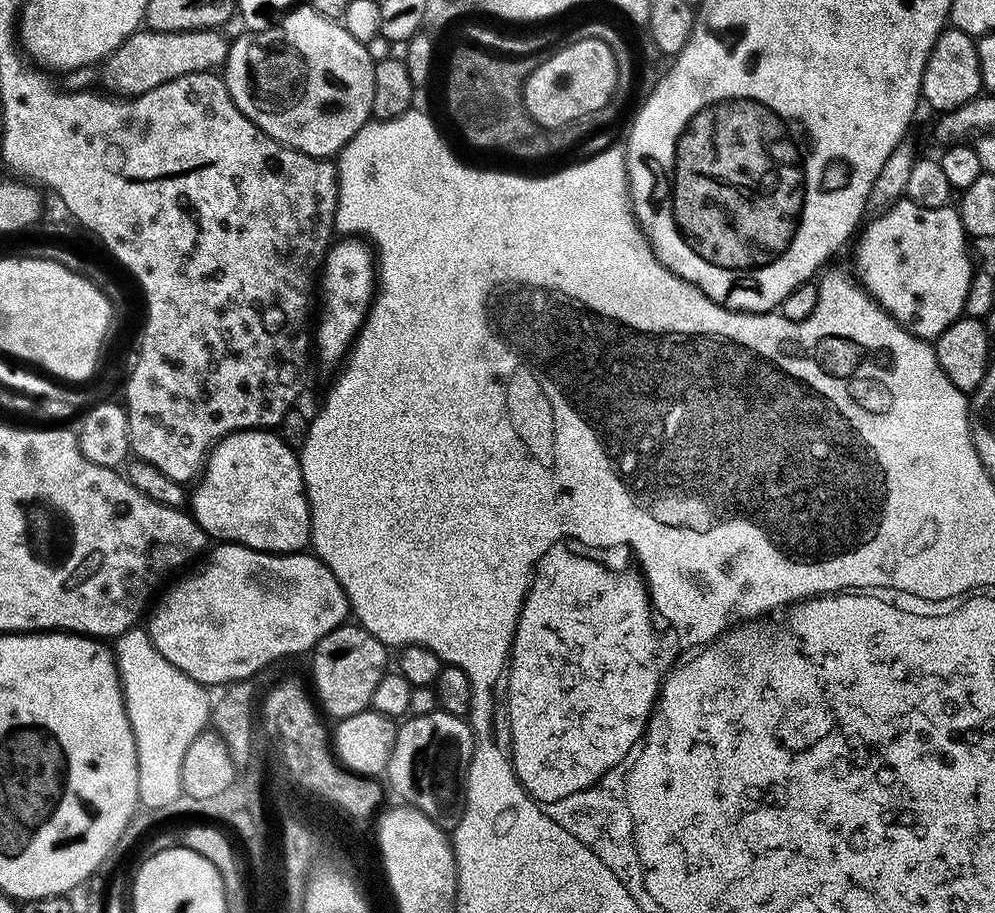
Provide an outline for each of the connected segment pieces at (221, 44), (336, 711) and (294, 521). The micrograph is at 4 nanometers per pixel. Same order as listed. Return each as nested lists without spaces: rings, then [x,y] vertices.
[[[220,28],[185,32],[138,30],[125,38],[115,52],[105,59],[100,72],[100,82],[109,89],[106,89],[109,93],[119,94],[124,98],[141,96],[186,74],[223,69],[229,45],[229,37]]]
[[[345,622],[322,637],[312,649],[310,659],[312,684],[316,687],[314,696],[320,704],[324,703],[323,711],[339,718],[369,711],[374,690],[389,667],[388,652],[389,649],[382,641],[355,622]]]
[[[267,428],[232,432],[222,437],[208,453],[203,473],[190,492],[190,515],[209,537],[217,536],[215,539],[220,542],[241,544],[273,554],[298,552],[309,547],[312,511],[308,508],[308,496],[304,492],[300,457],[295,447],[291,448],[276,435],[280,434]]]

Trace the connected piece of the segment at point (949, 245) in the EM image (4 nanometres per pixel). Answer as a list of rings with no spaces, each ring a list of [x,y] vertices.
[[[901,198],[883,209],[872,221],[863,225],[856,244],[856,272],[854,276],[865,292],[892,315],[910,334],[919,340],[935,341],[955,320],[965,315],[966,290],[970,290],[974,265],[968,257],[969,237],[966,235],[960,213],[955,207],[927,209]]]

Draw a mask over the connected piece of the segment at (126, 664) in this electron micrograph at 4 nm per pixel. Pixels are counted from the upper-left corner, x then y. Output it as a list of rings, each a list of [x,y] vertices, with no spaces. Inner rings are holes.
[[[143,627],[131,628],[123,632],[114,641],[116,671],[120,673],[120,687],[124,689],[124,705],[128,711],[128,721],[136,739],[136,757],[138,758],[138,790],[140,804],[148,808],[168,808],[176,799],[181,799],[182,760],[190,748],[191,742],[202,731],[205,731],[211,719],[212,696],[205,685],[178,670],[152,645],[147,631]]]

